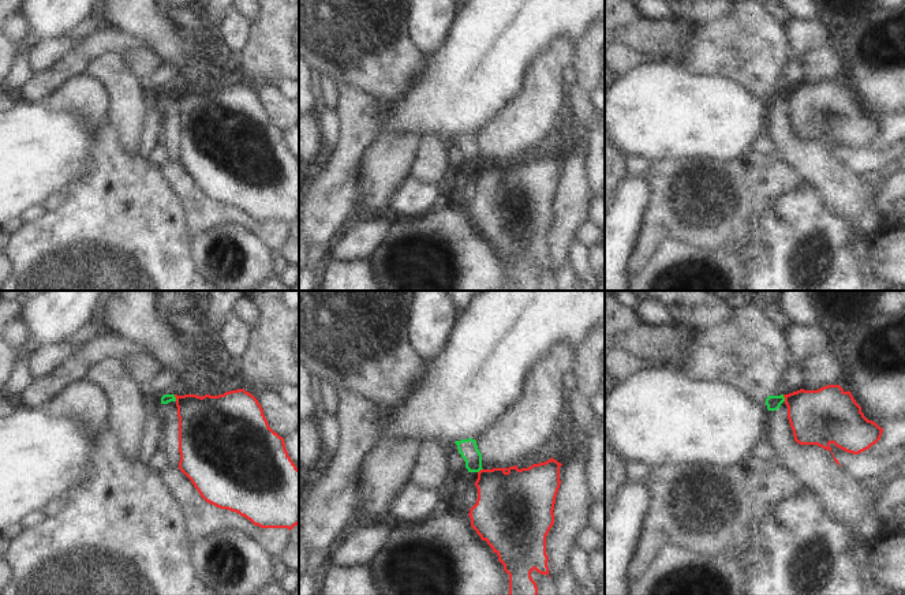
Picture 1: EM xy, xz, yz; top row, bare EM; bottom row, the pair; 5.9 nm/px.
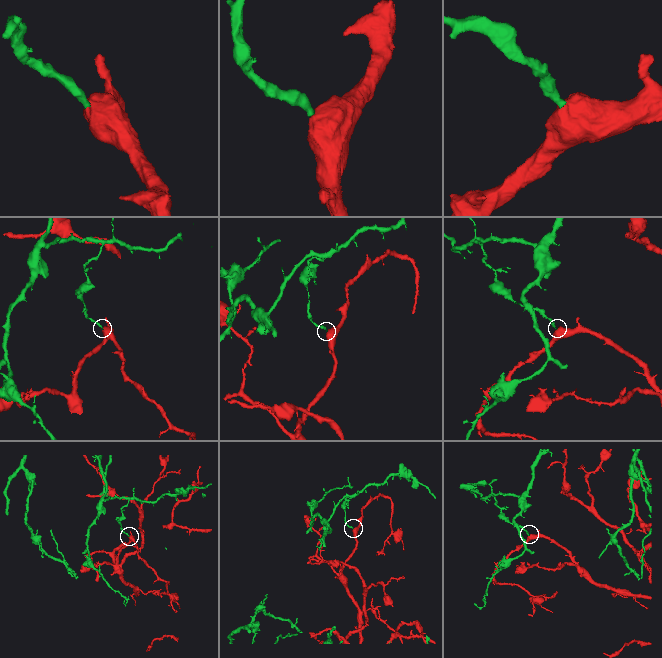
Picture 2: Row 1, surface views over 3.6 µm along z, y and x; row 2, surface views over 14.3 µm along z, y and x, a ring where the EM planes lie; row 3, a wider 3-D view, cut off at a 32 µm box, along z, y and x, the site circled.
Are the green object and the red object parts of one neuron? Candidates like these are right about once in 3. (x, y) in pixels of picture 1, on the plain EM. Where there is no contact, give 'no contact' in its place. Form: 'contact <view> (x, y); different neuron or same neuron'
contact xy (175, 92); different neuron

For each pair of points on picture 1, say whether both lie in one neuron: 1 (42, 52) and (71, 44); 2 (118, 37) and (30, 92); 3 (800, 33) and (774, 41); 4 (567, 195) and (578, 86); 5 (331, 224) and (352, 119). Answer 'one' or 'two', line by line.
1: one
2: one
3: two
4: one
5: one

